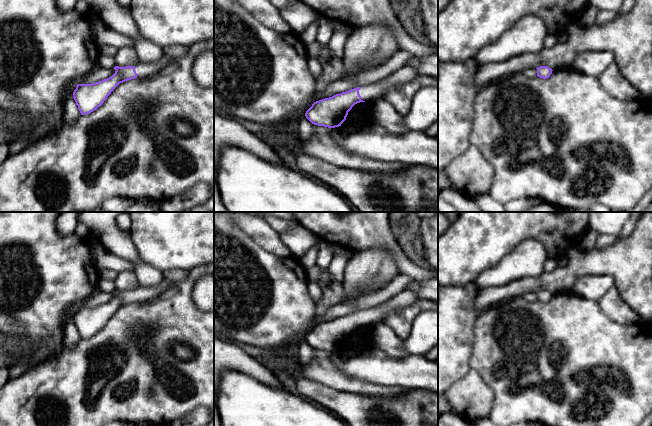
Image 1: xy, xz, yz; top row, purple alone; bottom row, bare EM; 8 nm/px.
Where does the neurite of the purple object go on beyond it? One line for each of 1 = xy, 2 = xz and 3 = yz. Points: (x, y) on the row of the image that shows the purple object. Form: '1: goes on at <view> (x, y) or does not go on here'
1: goes on at xy (142, 69)
2: goes on at xz (405, 74)
3: does not go on here

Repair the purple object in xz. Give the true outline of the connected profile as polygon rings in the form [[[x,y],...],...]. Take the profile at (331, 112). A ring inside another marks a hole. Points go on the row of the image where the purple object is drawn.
[[[404,65],[382,80],[351,89],[332,97],[316,101],[306,111],[306,118],[314,125],[335,128],[346,120],[348,112],[360,102],[380,98],[392,87],[405,84],[417,76],[413,66]]]

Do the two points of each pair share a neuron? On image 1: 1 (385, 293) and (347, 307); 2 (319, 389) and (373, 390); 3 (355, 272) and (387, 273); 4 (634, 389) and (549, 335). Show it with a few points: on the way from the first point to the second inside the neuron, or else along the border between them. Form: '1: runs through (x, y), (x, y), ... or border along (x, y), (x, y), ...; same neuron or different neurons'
1: runs through (376, 299), (356, 305); same neuron
2: border along (311, 380), (318, 381), (336, 390), (356, 394); different neurons
3: runs through (363, 272), (379, 272); same neuron
4: runs through (613, 381), (607, 375), (583, 369), (570, 356); same neuron

